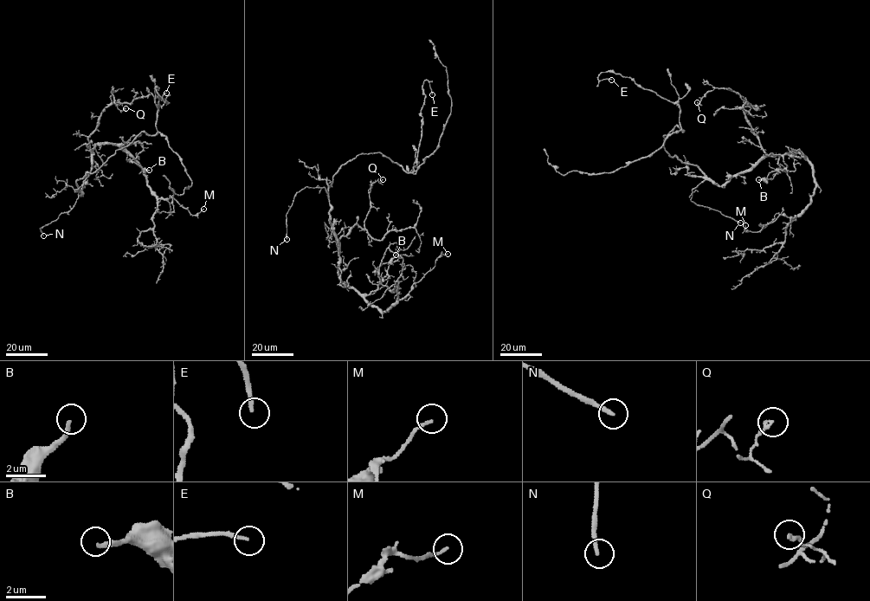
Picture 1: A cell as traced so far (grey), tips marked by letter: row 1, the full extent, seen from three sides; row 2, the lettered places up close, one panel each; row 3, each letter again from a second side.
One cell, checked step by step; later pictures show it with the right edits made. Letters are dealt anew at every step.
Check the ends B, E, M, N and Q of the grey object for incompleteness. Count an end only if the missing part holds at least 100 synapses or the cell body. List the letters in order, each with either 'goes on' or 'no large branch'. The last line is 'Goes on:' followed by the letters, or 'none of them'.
B: no large branch
E: no large branch
M: no large branch
N: goes on
Q: no large branch
Goes on: N

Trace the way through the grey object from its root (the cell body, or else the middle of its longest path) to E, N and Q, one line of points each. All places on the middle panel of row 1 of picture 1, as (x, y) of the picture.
E: (331, 204), (328, 188), (333, 176), (357, 155), (379, 152), (407, 172), (414, 171), (426, 80), (432, 94)
N: (331, 204), (324, 187), (301, 189), (296, 194), (286, 215), (286, 239)
Q: (331, 204), (338, 254), (343, 235), (355, 224), (364, 229), (370, 184), (383, 179)

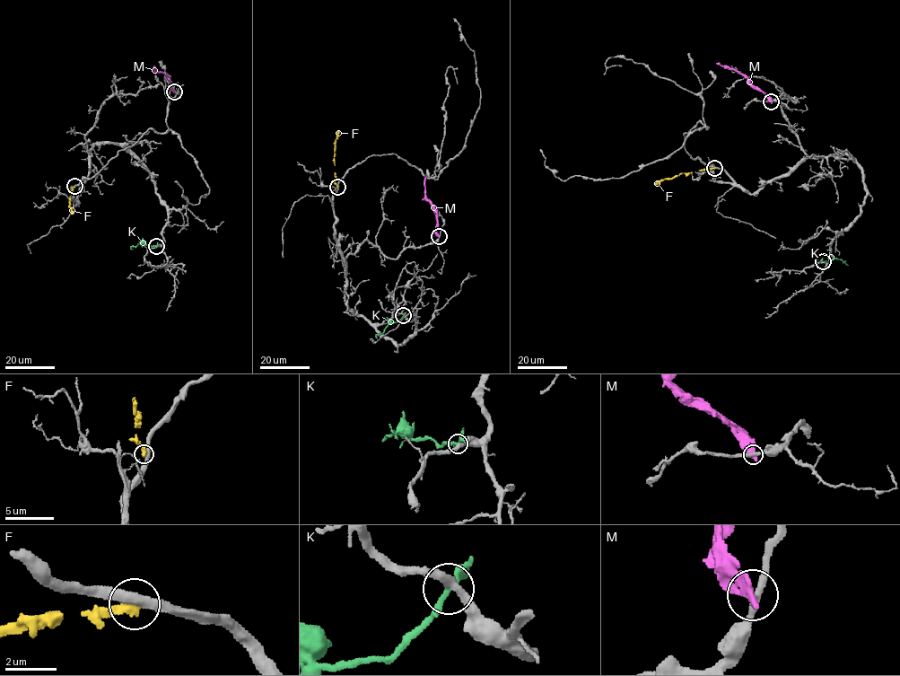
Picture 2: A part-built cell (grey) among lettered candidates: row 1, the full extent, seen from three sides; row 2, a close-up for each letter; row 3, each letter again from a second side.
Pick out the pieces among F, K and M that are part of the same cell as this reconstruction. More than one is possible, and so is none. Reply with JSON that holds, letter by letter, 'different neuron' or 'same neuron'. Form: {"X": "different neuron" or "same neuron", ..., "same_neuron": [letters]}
{"F": "different neuron", "K": "different neuron", "M": "different neuron", "same_neuron": []}

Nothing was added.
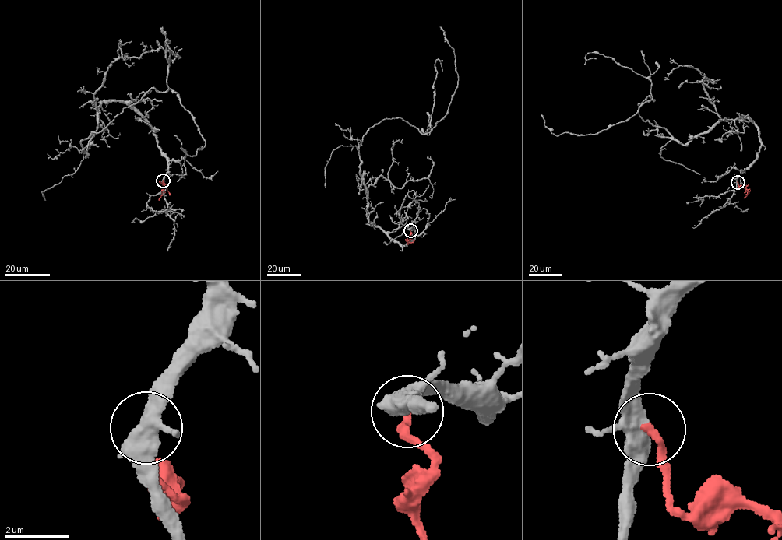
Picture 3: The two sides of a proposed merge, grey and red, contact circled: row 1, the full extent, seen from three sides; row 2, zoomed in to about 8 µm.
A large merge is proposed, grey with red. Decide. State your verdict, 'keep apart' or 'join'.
join

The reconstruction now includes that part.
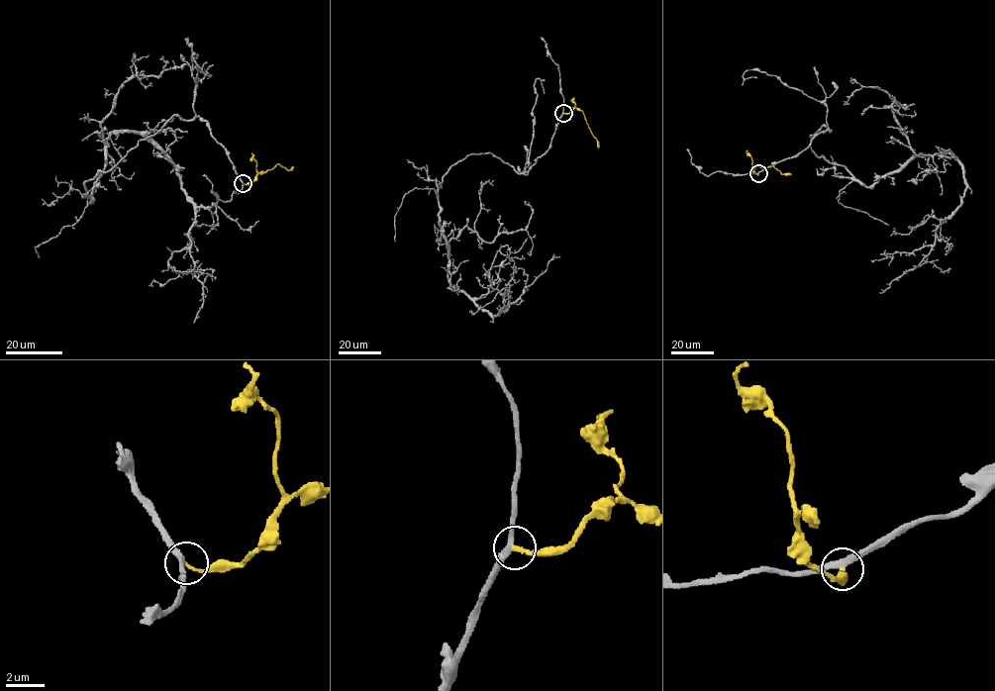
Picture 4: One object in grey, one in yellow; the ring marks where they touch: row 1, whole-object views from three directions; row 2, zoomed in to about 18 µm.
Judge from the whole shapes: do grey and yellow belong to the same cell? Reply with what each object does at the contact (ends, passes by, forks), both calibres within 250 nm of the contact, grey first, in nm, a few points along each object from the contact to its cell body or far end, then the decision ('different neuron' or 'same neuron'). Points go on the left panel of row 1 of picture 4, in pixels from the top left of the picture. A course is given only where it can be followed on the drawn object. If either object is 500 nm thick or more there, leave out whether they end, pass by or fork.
grey passes by; yellow ends there; 300 nm thick on the grey side, 190 nm on the other; grey runs (243, 183), (177, 115), (84, 183), (112, 133), (152, 143), (193, 204), (167, 262), (216, 276); yellow runs (244, 183), (250, 183), (258, 174), (276, 163), (288, 170), (293, 167); same neuron

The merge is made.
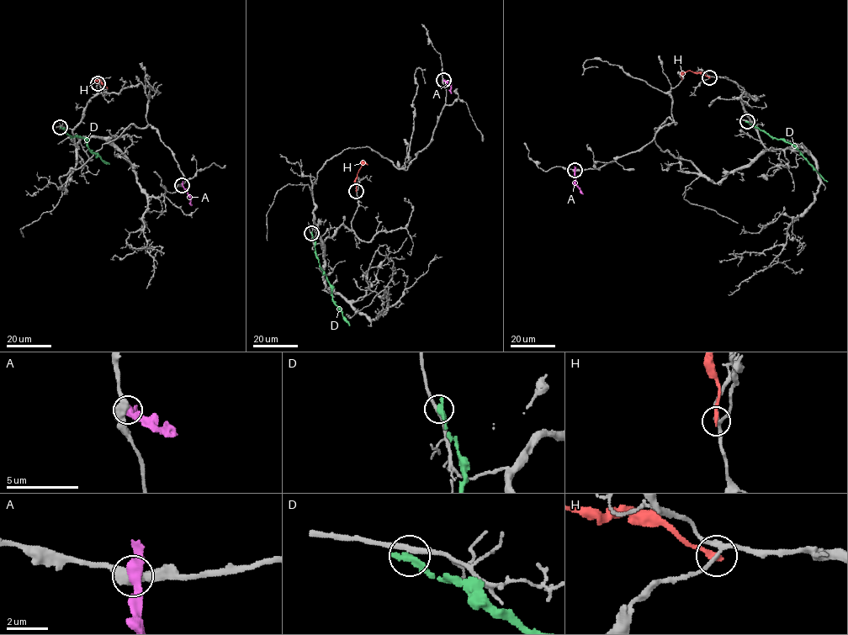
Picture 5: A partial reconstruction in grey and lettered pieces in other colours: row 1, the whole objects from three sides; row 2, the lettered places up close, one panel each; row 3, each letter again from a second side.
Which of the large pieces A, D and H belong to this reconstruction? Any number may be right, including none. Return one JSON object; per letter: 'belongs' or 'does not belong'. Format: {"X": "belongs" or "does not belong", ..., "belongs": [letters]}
{"A": "does not belong", "D": "does not belong", "H": "does not belong", "belongs": []}

